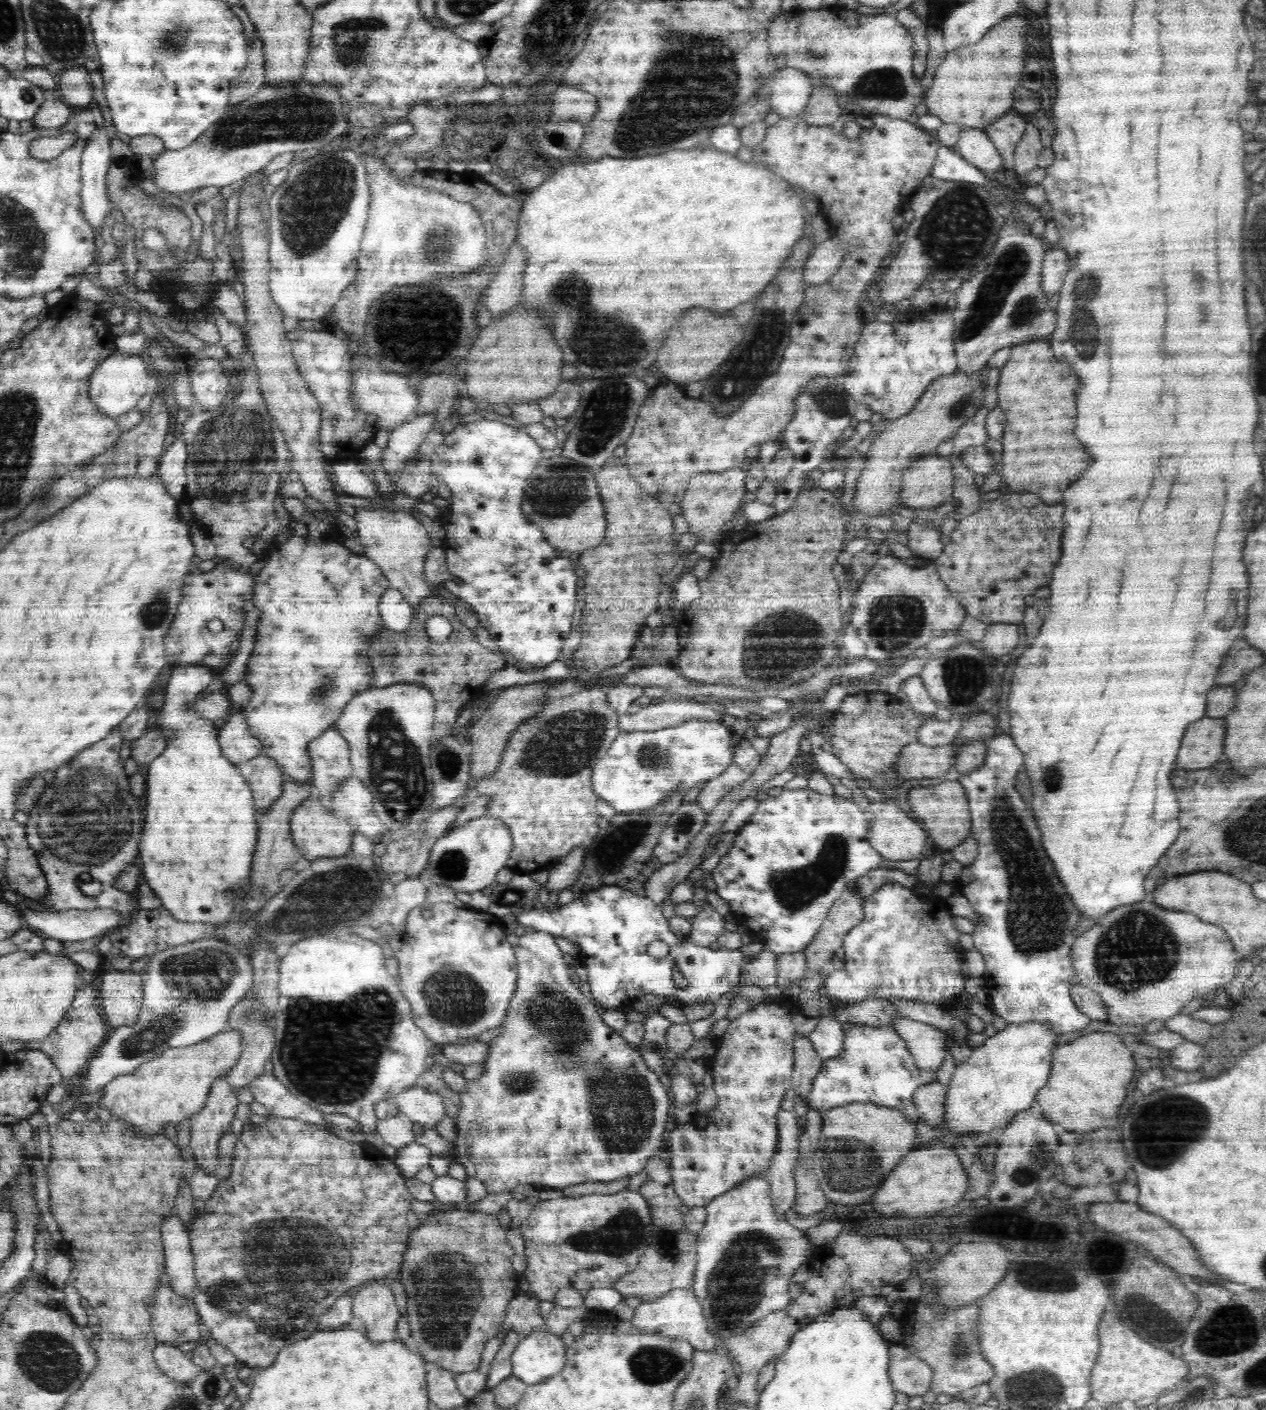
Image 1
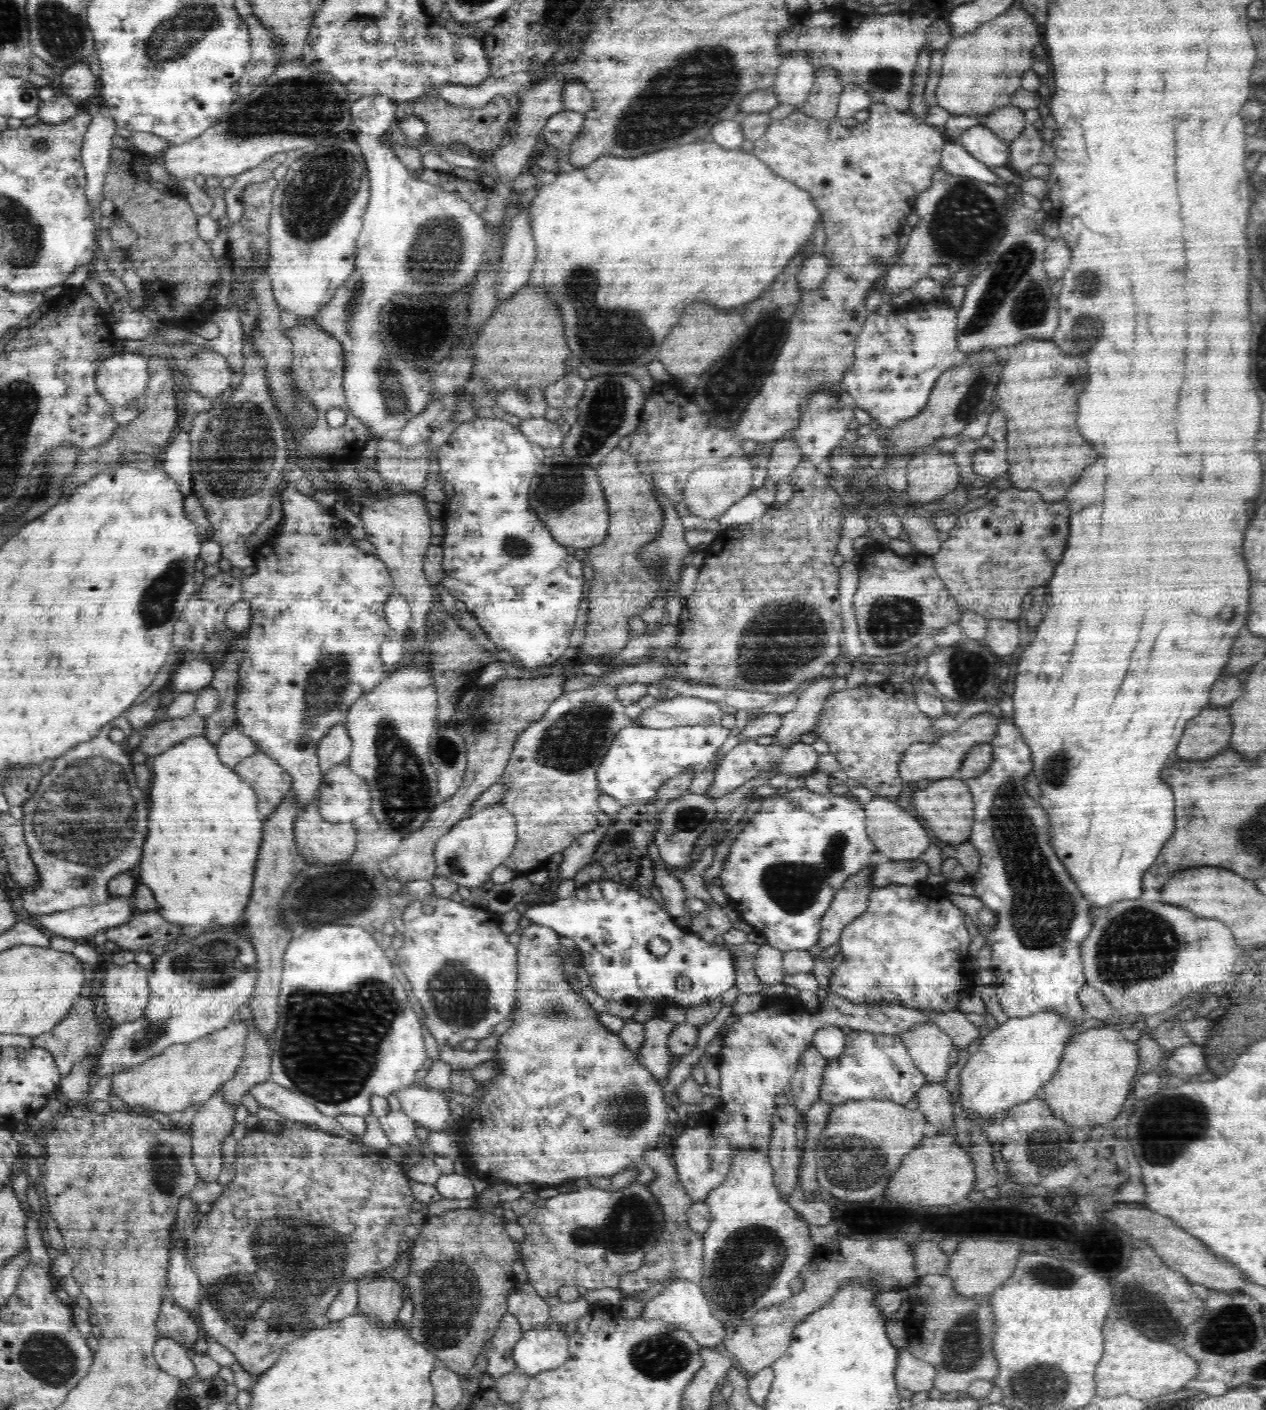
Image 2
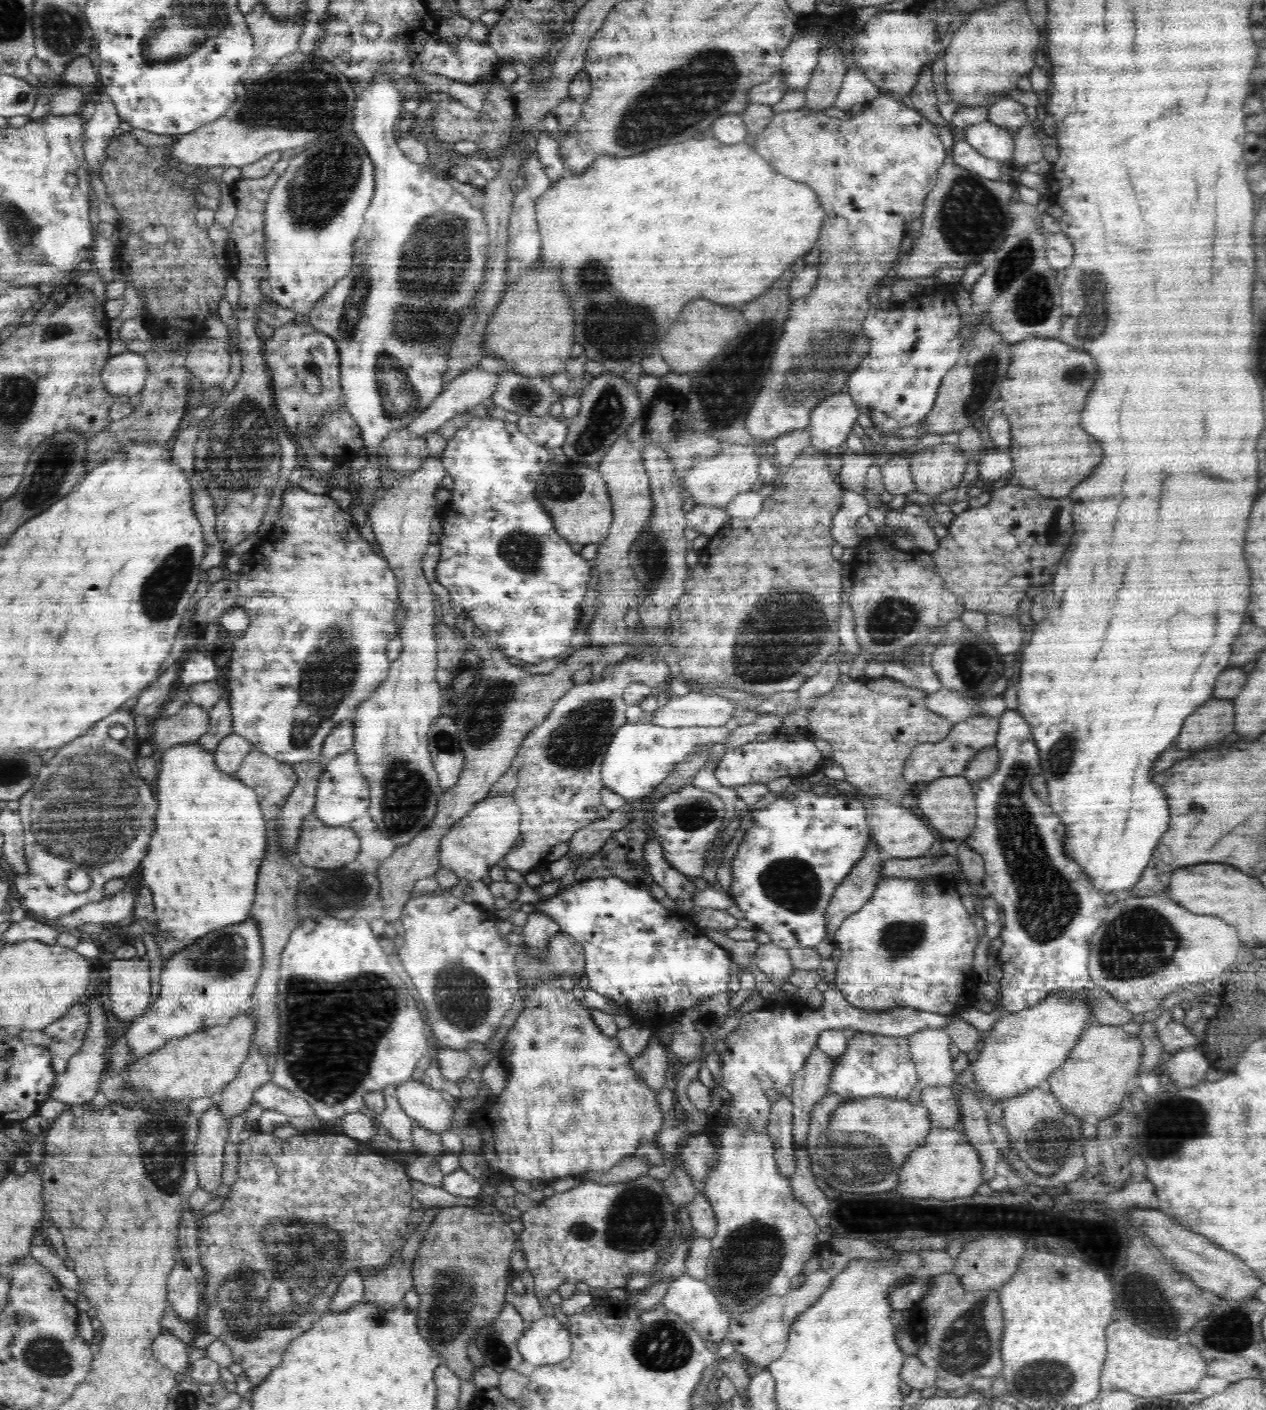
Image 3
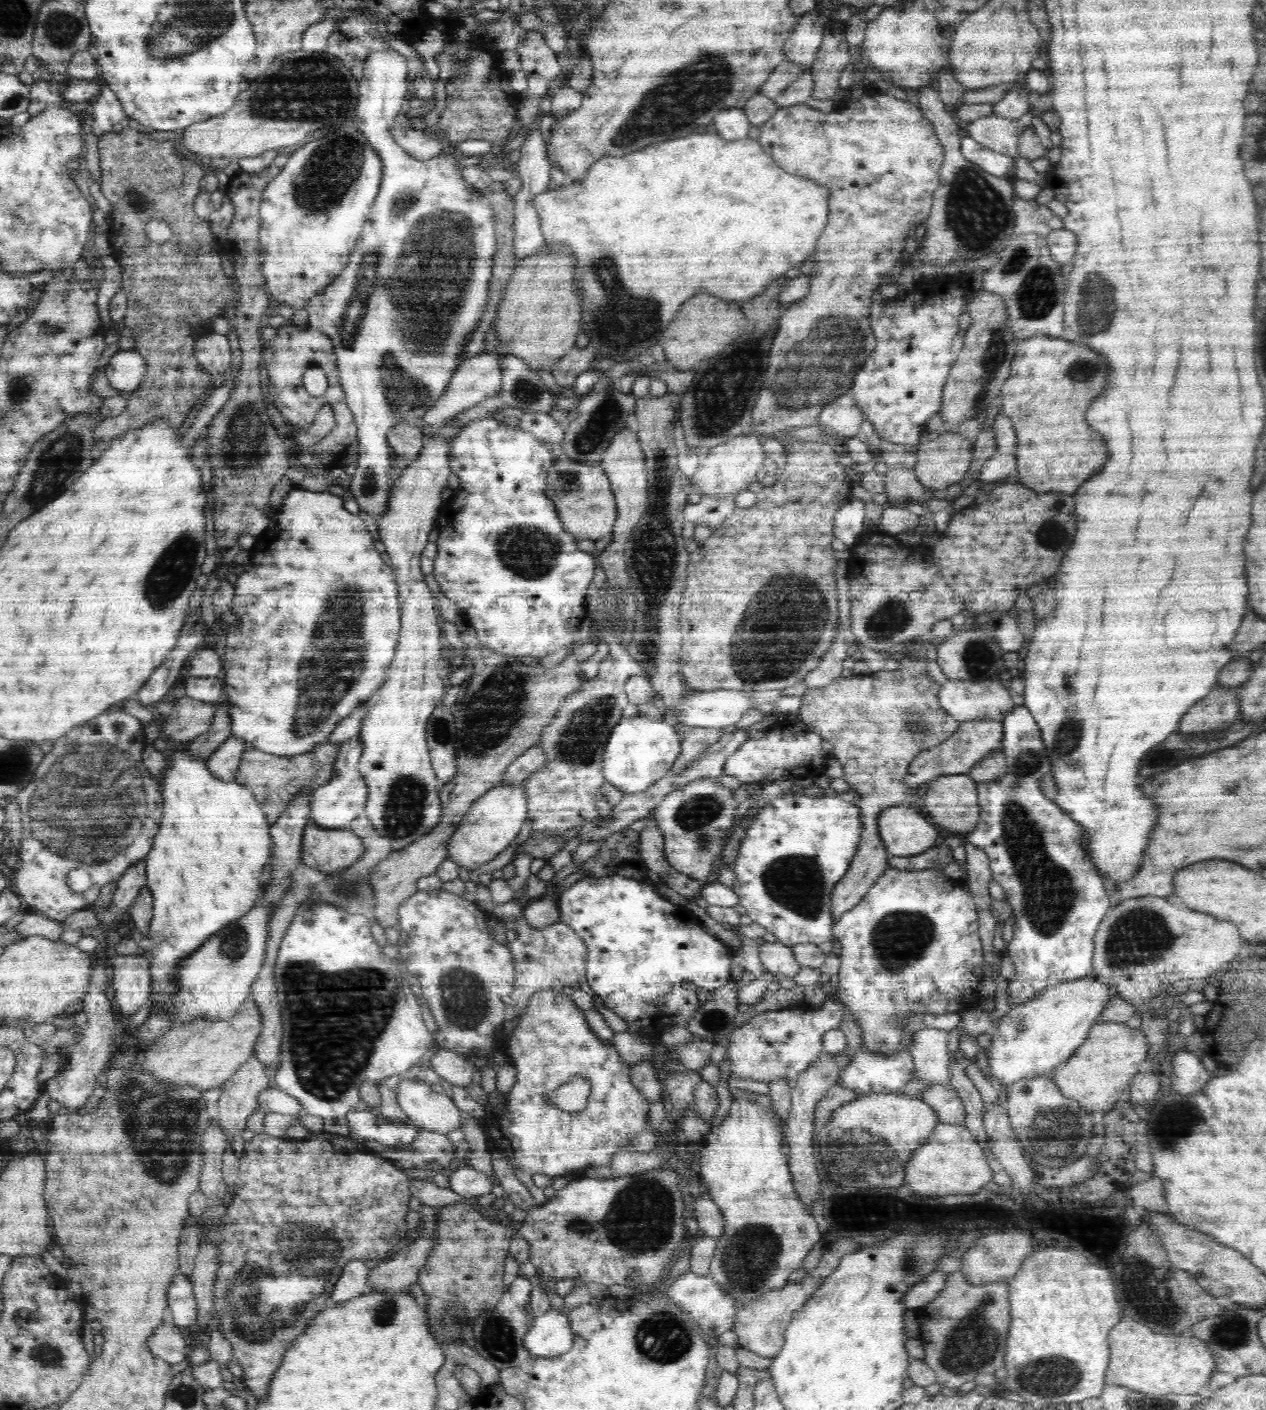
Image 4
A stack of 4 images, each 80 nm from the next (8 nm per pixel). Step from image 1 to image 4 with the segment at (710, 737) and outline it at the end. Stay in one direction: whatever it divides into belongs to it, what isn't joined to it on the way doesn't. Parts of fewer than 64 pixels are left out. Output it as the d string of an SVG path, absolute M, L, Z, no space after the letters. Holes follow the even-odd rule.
M646 715L622 720L612 729L605 744L603 775L605 781L623 794L638 794L664 778L681 754L682 730Z

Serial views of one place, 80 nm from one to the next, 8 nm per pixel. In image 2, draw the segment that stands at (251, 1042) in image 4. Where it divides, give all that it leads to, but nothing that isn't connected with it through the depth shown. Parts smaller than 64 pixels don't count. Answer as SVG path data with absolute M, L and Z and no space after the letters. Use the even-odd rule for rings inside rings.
M232 1022L229 1026L221 1030L216 1030L198 1040L188 1044L172 1044L168 1046L162 1054L152 1056L138 1064L134 1068L115 1073L112 1078L112 1094L124 1101L126 1106L144 1108L150 1112L160 1112L160 1114L179 1114L190 1106L202 1106L212 1096L214 1096L228 1080L232 1080L236 1069L240 1066L245 1053L246 1037L250 1026L246 1023Z

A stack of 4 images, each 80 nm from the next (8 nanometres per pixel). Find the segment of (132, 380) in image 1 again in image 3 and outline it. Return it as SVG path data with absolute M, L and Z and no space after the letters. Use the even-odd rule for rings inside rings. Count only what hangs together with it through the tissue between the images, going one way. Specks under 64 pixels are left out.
M126 350L106 361L101 379L112 396L131 397L142 392L147 374L144 354Z

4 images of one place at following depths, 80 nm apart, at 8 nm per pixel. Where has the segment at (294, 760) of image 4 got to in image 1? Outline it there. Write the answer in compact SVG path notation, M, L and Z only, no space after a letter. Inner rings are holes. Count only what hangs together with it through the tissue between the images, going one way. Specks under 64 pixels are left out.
M264 754L242 762L236 768L250 785L256 816L263 815L282 794L283 780L286 779L283 768Z

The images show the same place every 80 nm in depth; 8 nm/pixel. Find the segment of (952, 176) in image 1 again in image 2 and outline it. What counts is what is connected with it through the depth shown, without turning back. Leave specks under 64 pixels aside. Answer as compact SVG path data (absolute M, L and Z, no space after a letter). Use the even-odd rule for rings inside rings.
M947 140L944 143L939 170L954 176L966 176L988 184L999 182L993 168L976 160L958 142Z

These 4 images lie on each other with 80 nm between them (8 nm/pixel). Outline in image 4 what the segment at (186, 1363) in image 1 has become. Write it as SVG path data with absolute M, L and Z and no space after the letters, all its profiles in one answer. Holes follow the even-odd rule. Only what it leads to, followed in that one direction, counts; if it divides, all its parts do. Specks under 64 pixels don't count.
M162 1323L148 1339L151 1353L170 1365L187 1360L190 1347L186 1345L180 1327L176 1324Z

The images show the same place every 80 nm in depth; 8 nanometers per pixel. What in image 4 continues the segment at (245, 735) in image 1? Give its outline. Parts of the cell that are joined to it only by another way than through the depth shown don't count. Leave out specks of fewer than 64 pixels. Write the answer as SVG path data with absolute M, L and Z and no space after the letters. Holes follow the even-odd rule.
M234 736L227 738L207 760L208 769L218 779L232 782L235 780L242 755L248 743Z

